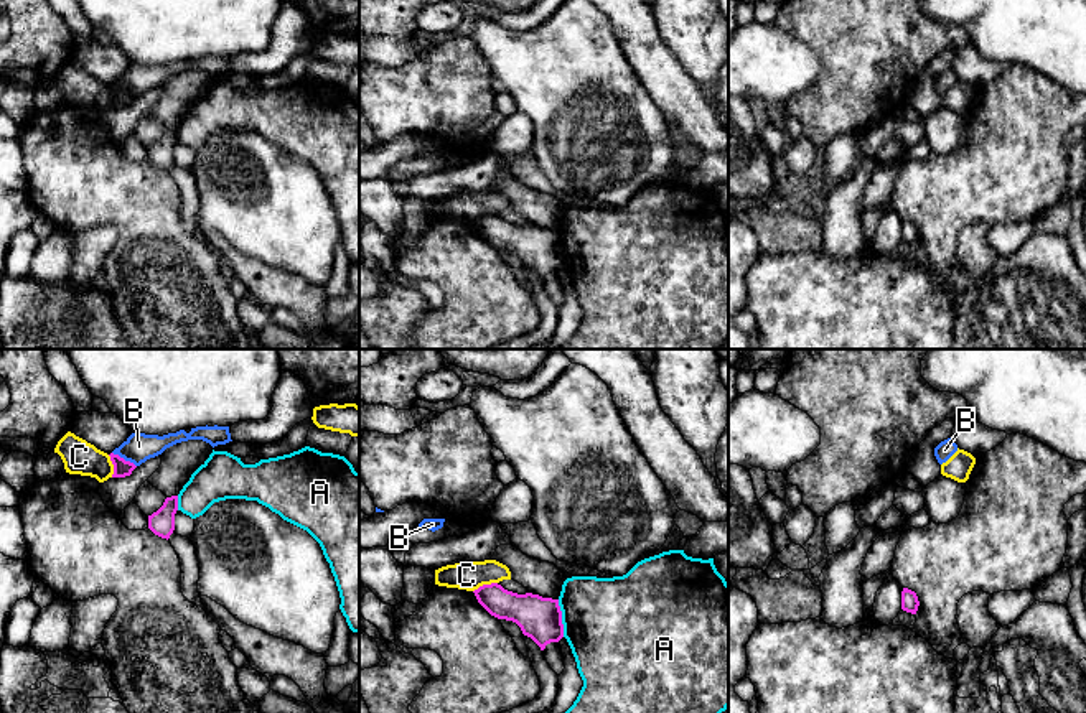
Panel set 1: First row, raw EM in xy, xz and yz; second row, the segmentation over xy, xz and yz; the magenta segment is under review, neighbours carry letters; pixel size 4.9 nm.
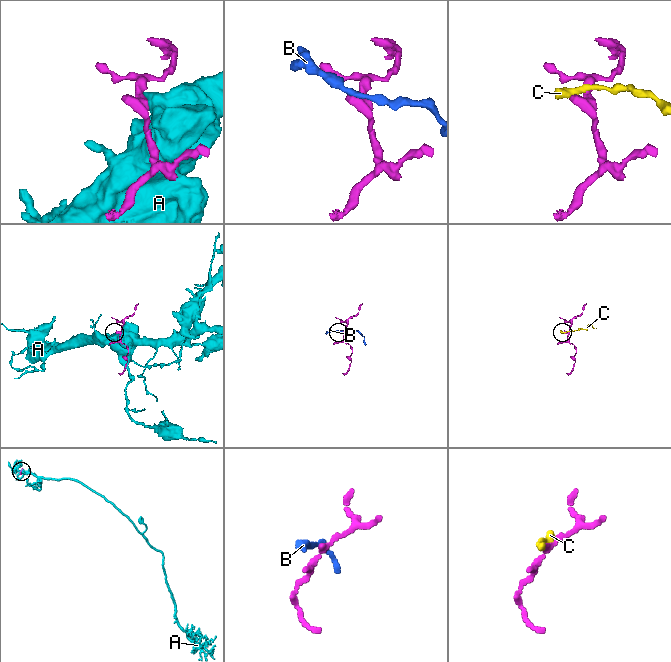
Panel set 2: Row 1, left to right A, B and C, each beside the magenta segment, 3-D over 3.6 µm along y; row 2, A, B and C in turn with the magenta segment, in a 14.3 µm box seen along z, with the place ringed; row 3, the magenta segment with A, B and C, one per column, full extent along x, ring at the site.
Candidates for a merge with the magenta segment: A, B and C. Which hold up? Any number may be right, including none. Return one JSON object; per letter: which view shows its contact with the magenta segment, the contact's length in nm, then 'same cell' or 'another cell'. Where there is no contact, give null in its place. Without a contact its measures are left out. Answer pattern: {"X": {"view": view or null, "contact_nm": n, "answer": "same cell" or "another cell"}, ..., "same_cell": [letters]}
{"A": {"view": "xz", "contact_nm": 190, "answer": "another cell"}, "B": {"view": "xy", "contact_nm": 140, "answer": "another cell"}, "C": {"view": "xz", "contact_nm": 130, "answer": "another cell"}, "same_cell": []}

